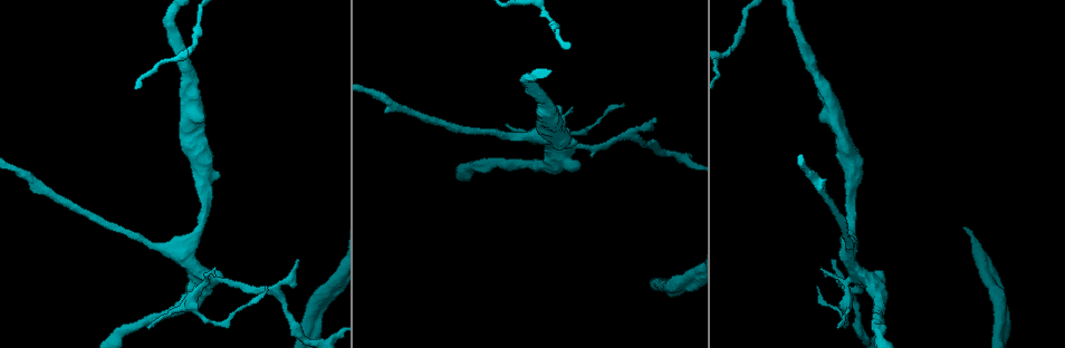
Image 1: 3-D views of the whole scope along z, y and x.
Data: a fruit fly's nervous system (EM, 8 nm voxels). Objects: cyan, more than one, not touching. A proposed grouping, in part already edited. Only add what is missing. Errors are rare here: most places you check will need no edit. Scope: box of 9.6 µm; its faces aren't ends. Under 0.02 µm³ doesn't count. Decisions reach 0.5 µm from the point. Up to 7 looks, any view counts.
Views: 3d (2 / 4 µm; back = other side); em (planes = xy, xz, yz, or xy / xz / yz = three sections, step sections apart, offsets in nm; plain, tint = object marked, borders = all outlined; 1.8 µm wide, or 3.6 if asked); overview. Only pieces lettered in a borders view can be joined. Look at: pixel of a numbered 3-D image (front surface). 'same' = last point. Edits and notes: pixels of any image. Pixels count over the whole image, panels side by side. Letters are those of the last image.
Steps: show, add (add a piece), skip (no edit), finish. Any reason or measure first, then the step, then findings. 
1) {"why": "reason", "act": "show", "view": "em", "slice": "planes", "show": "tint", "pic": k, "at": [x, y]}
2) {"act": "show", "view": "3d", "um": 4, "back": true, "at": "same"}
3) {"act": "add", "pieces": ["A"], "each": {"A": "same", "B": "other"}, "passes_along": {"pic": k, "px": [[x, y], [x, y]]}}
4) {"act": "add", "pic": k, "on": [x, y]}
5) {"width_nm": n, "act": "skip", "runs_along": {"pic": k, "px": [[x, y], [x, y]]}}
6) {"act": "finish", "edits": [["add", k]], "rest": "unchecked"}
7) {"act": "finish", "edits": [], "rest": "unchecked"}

{"why": "free end", "act": "show", "view": "em", "slice": "planes", "show": "plain", "pic": 1, "at": [579, 164]}

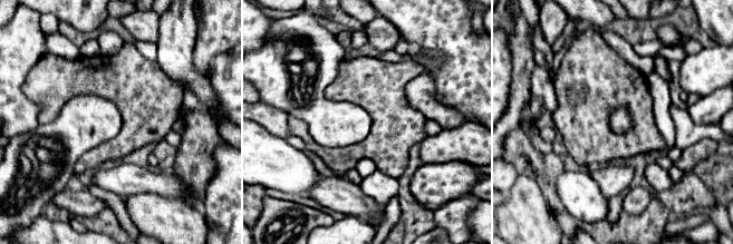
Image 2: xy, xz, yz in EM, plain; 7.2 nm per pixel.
{"act": "show", "view": "em", "slice": "planes", "show": "borders", "at": "same"}

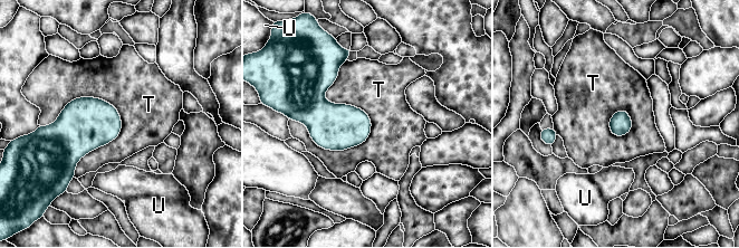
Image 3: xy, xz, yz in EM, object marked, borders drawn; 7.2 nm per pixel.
{"longest_contact_nm": ["T", 650], "act": "skip", "each": {"T": "other", "U": "other"}, "border": {"pic": 3, "px": [[347, 60], [324, 150]]}, "found": "no lettered piece goes on from it"}

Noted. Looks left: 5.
{"why": "thin end", "act": "show", "view": "3d", "um": 4, "pic": 1, "at": [507, 127]}

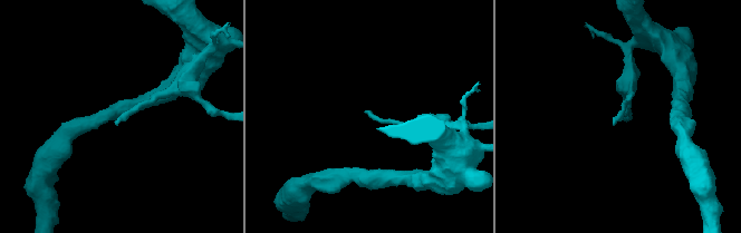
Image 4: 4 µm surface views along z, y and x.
{"act": "show", "view": "em", "um": 3.6, "slice": "xy", "step": 16, "show": "tint", "pic": 4, "at": [368, 111]}

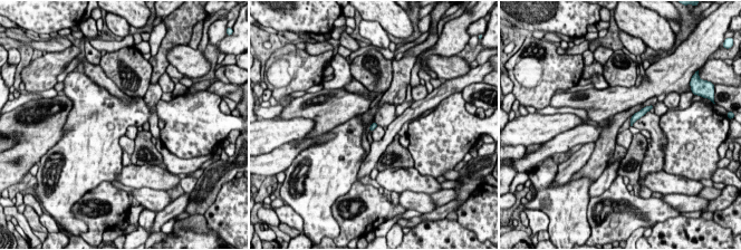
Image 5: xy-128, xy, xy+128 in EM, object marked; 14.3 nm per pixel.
{"act": "show", "view": "em", "um": 3.6, "slice": "xz", "step": 4, "show": "borders", "at": "same"}

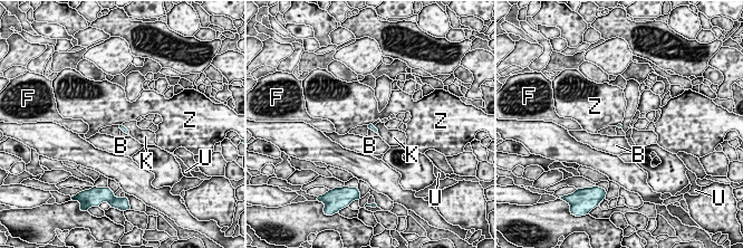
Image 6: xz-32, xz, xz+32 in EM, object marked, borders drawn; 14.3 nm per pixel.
{"act": "skip", "each": {"B": "other", "F": "other", "K": "other", "U": "other", "Z": "other"}, "found": "none of them fits"}

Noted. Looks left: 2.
{"why": "an open end", "act": "show", "view": "em", "um": 3.6, "slice": "planes", "show": "borders", "pic": 1, "at": [831, 260]}

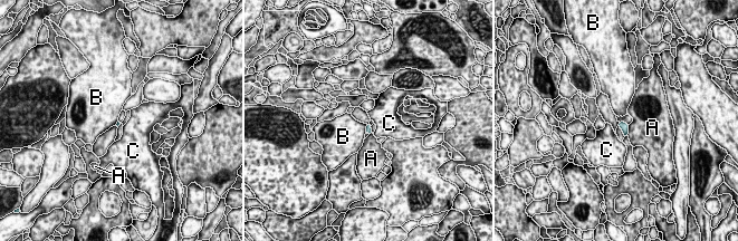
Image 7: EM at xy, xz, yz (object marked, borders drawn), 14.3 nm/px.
{"act": "skip", "each": {"A": "other", "B": "other", "C": "other"}, "border": {"pic": 7, "px": [[365, 124], [366, 133]]}, "found": "none of them fits"}

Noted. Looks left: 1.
{"act": "finish", "edits": [], "rest": "unchecked"}

